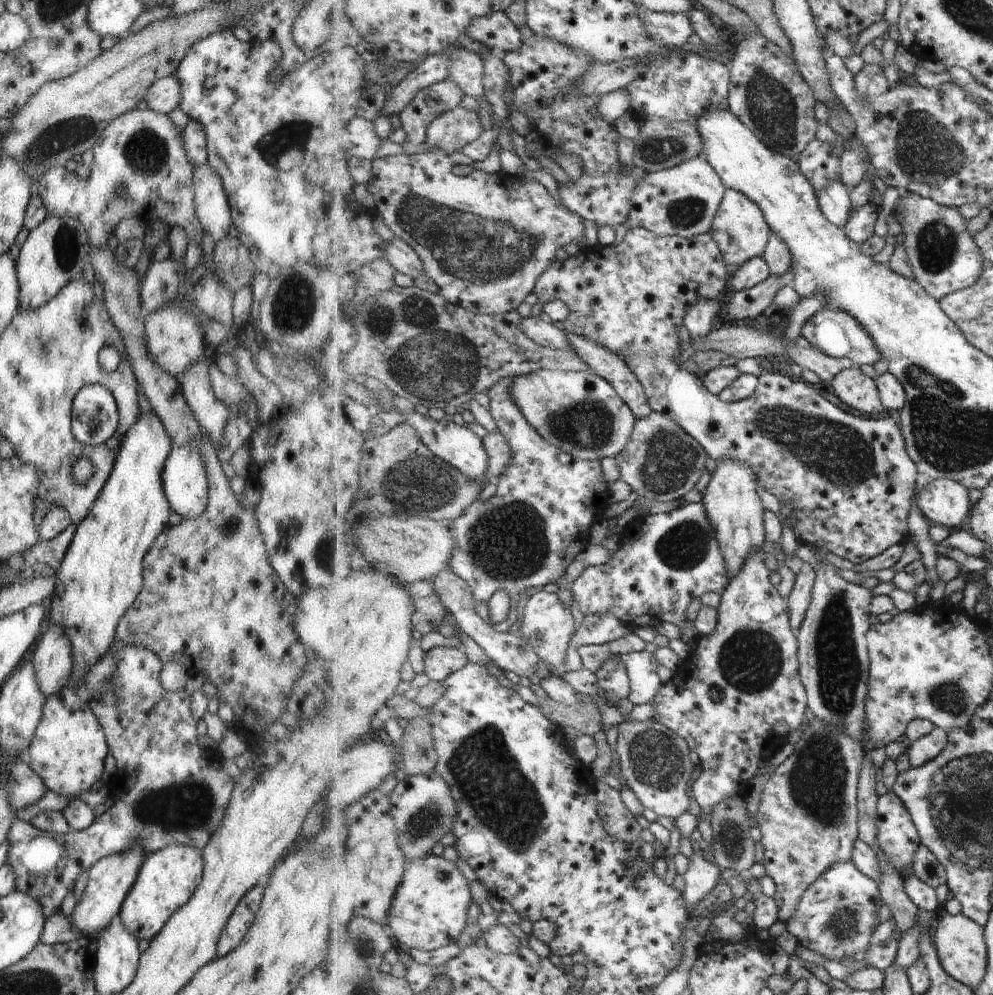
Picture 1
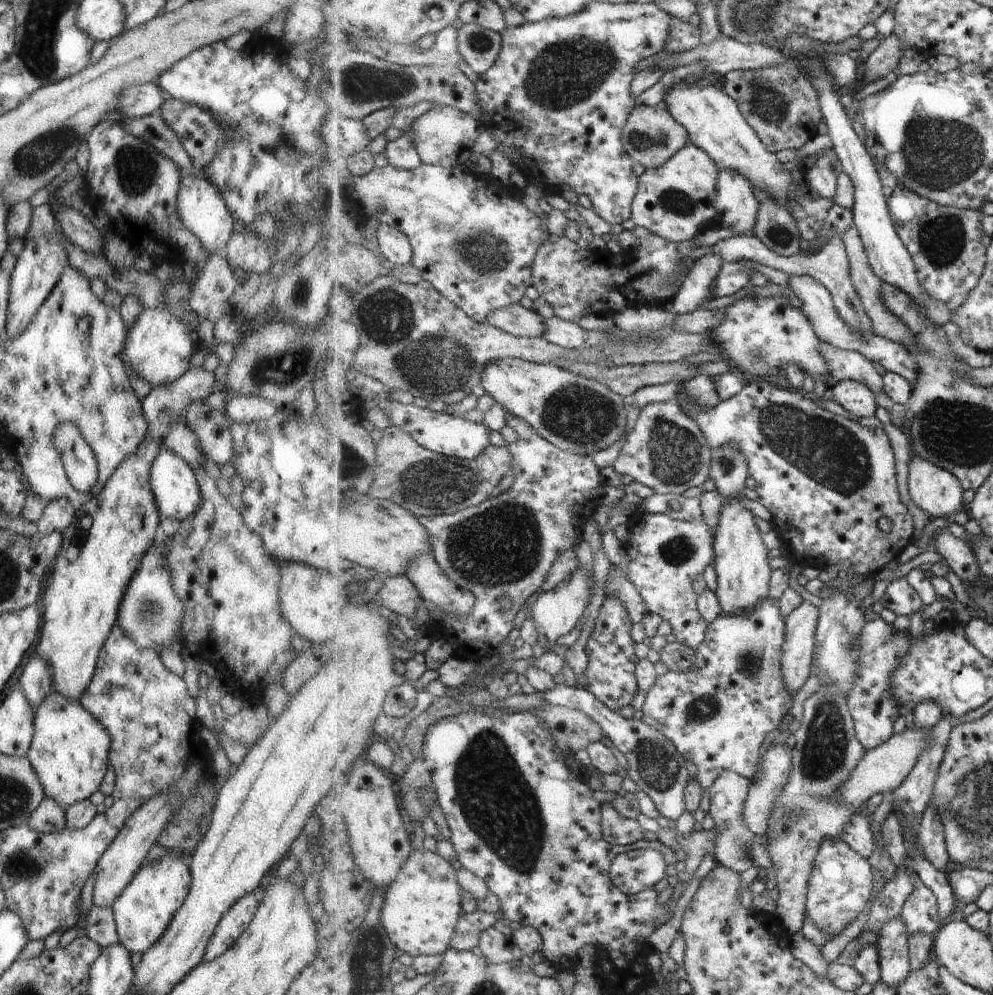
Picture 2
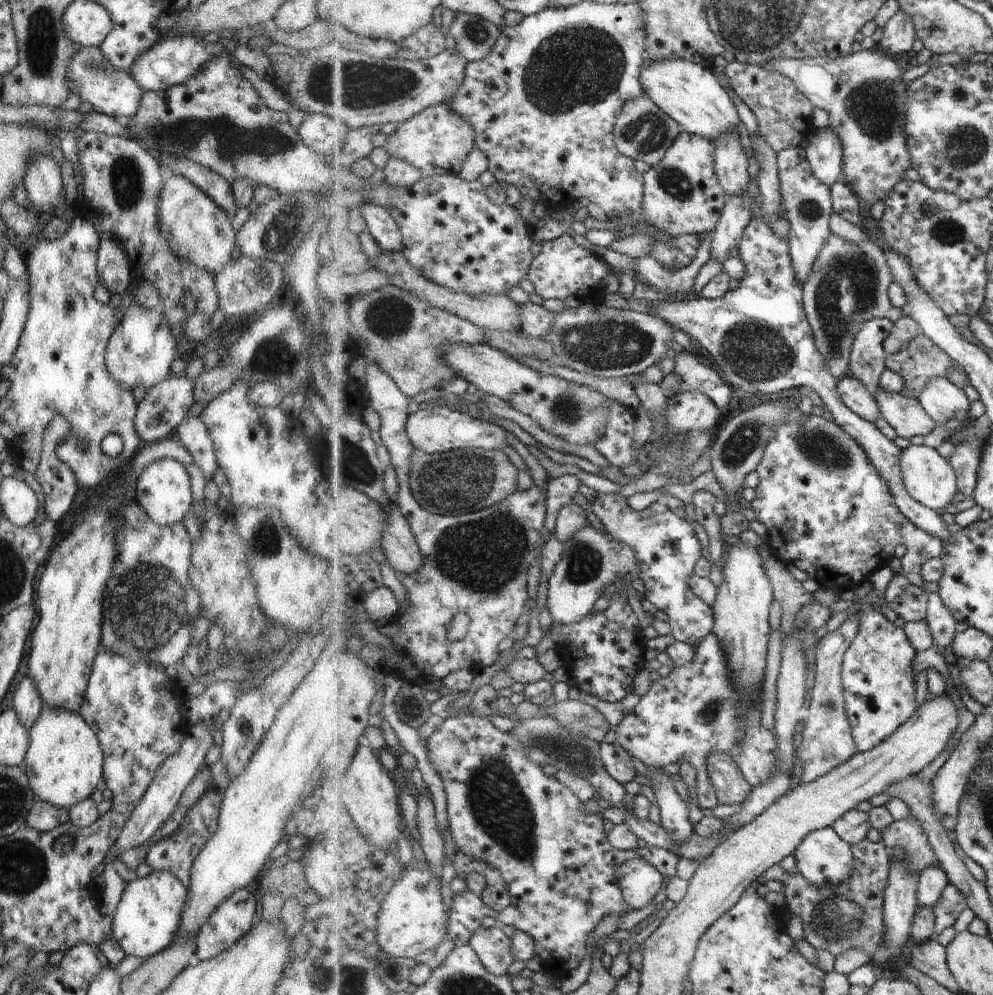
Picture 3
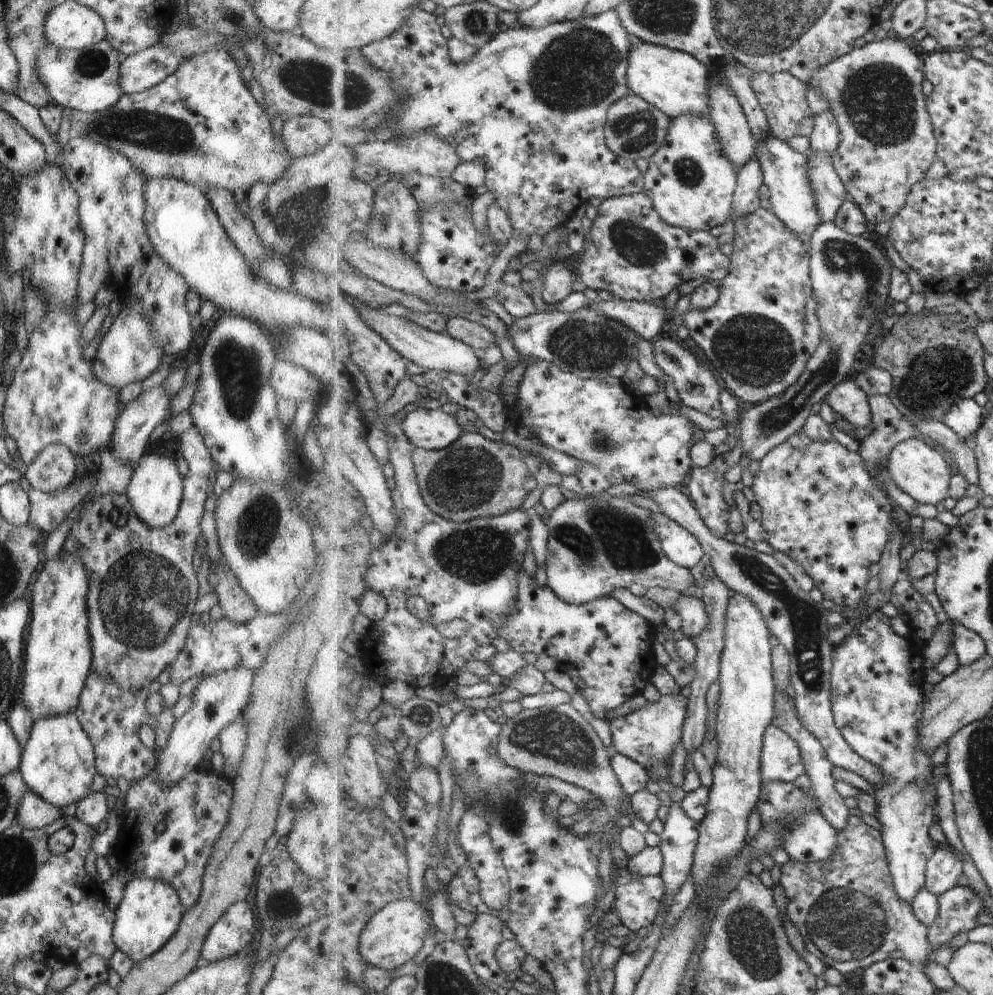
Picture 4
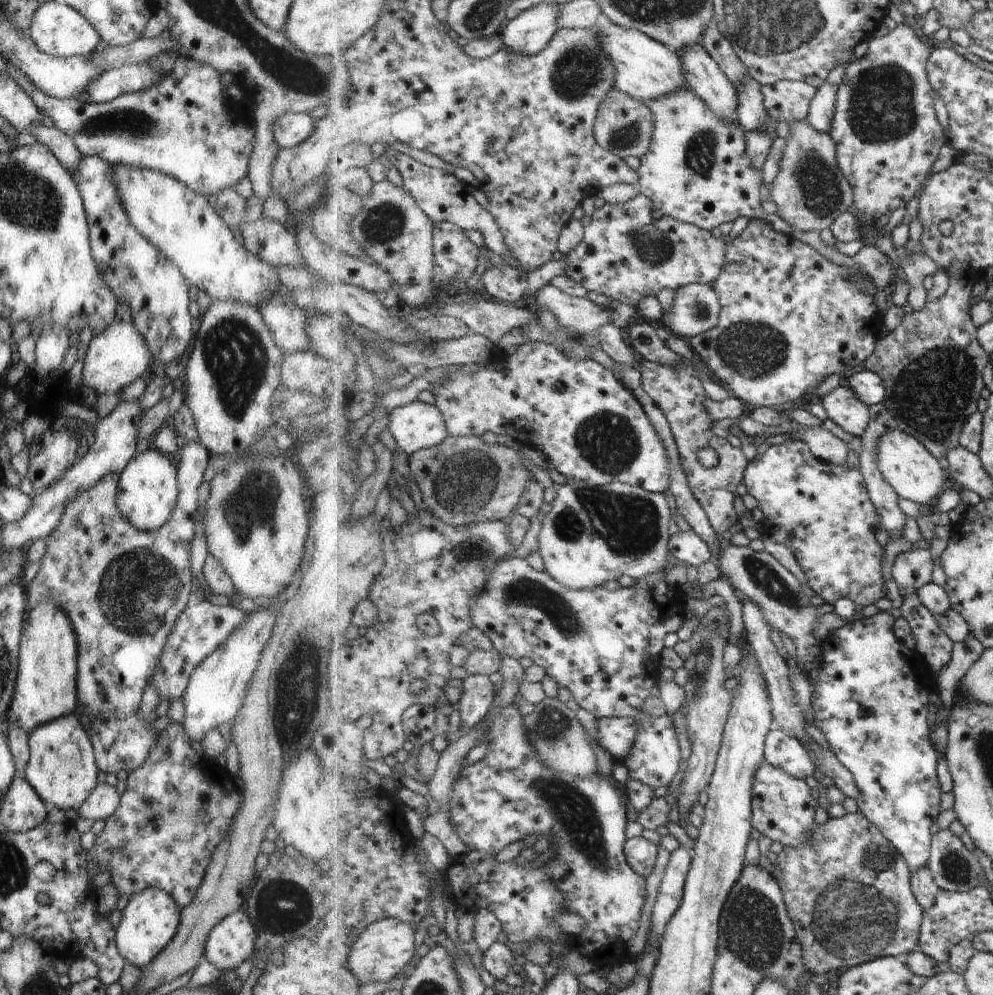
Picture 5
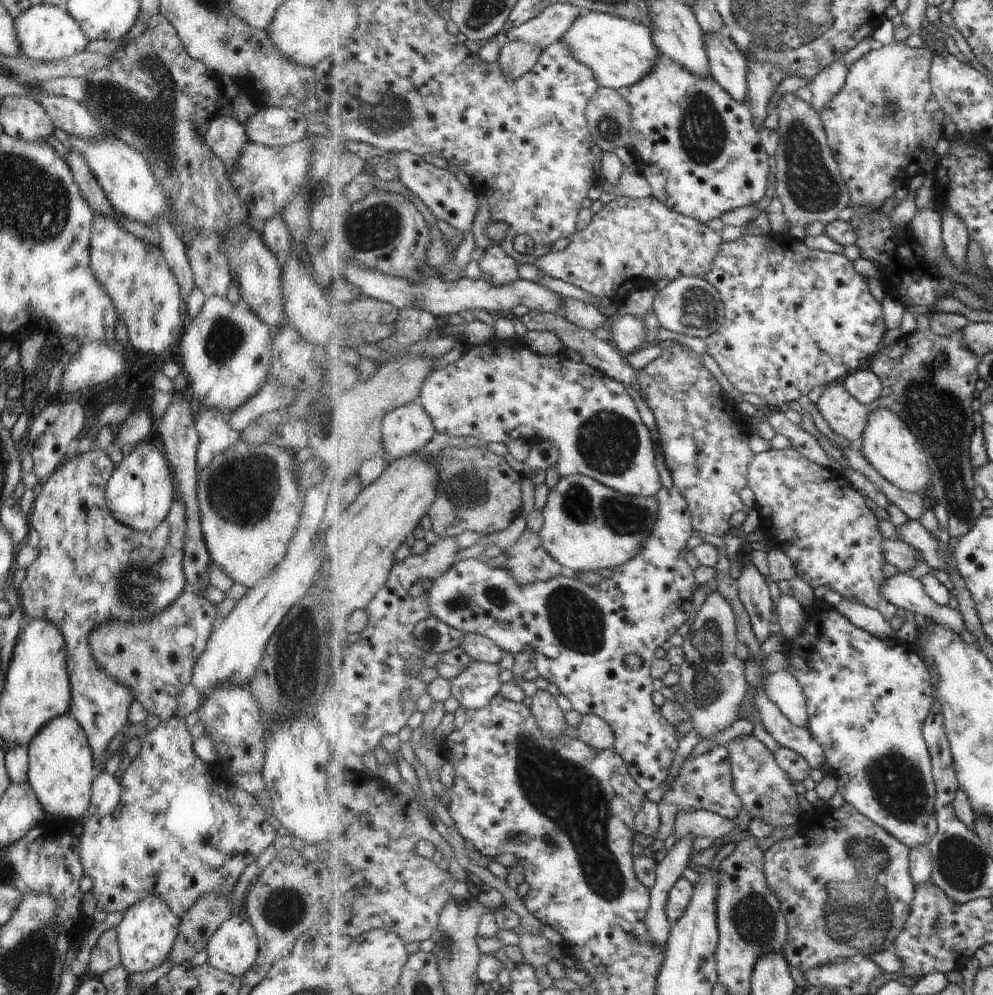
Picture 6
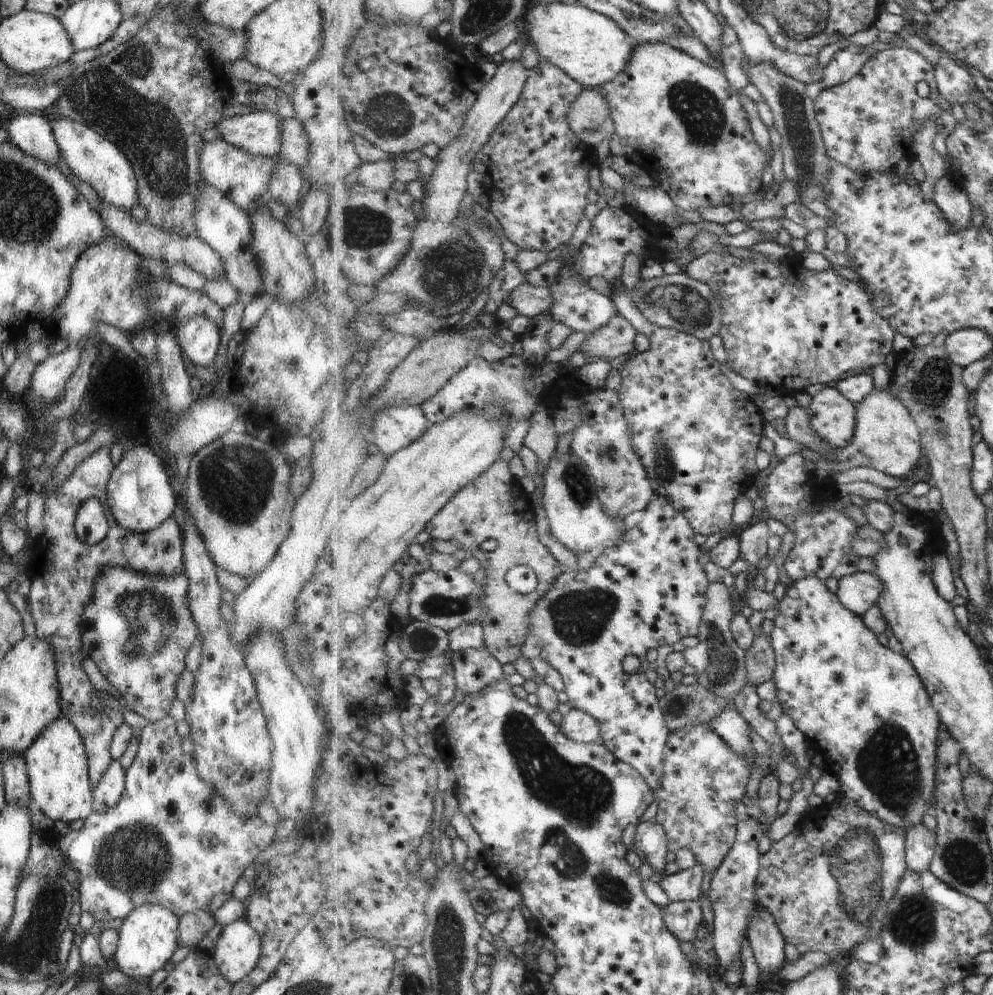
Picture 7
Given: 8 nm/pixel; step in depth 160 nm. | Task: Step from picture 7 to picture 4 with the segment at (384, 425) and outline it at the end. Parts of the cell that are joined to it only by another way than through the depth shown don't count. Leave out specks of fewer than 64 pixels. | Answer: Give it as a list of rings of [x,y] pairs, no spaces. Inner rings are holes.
[[[411,407],[399,424],[409,442],[427,451],[444,450],[465,434],[456,416],[440,409]]]

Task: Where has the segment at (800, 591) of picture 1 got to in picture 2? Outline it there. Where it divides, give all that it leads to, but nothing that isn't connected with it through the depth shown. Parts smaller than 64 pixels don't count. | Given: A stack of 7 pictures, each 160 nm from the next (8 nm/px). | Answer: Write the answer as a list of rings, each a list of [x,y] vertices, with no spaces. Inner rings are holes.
[[[803,602],[786,619],[786,644],[782,648],[782,671],[790,696],[795,696],[809,680],[816,647],[820,610]]]

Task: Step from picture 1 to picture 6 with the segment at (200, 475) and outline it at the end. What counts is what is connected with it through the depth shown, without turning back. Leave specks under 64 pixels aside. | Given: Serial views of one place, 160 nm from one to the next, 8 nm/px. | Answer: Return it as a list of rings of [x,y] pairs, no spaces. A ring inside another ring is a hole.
[[[139,442],[122,456],[109,476],[104,490],[104,504],[111,516],[121,524],[136,531],[150,531],[167,516],[173,500],[175,482],[167,462],[159,450],[150,443]]]

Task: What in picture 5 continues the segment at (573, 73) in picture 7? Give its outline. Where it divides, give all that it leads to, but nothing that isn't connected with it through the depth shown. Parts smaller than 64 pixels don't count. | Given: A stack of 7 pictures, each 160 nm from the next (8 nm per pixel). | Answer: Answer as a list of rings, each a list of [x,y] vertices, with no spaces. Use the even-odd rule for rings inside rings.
[[[603,20],[600,25],[598,40],[617,70],[615,88],[645,102],[661,98],[667,93],[674,93],[674,90],[688,86],[682,70],[681,54],[647,36],[642,30],[623,28],[609,20]]]

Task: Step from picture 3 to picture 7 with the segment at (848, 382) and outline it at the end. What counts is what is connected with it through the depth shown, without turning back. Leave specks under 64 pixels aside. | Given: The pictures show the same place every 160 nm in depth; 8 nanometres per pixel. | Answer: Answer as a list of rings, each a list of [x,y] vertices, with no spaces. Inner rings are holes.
[[[824,387],[806,409],[811,428],[830,447],[842,449],[854,441],[858,410],[837,387]]]

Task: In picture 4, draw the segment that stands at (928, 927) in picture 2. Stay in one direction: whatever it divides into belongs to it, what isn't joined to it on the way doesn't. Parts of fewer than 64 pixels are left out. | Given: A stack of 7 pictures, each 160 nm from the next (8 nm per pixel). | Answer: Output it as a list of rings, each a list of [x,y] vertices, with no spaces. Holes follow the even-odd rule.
[[[948,847],[937,848],[926,867],[927,883],[924,888],[939,897],[959,885],[963,862]]]

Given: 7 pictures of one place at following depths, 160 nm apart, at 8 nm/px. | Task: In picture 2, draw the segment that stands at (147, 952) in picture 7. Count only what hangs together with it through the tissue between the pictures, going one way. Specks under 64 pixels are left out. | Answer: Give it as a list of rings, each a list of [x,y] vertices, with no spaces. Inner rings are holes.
[[[165,855],[155,864],[144,862],[111,904],[118,942],[131,954],[143,954],[159,940],[175,911],[183,904],[189,887],[190,870],[186,861]]]

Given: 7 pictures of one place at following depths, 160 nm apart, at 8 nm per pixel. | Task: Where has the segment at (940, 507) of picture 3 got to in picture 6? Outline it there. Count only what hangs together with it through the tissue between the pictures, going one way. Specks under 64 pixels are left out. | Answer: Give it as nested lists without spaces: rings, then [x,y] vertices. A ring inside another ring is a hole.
[[[878,407],[870,412],[865,433],[859,443],[865,458],[888,480],[904,491],[915,493],[925,490],[933,480],[926,450],[918,435],[894,410]]]

